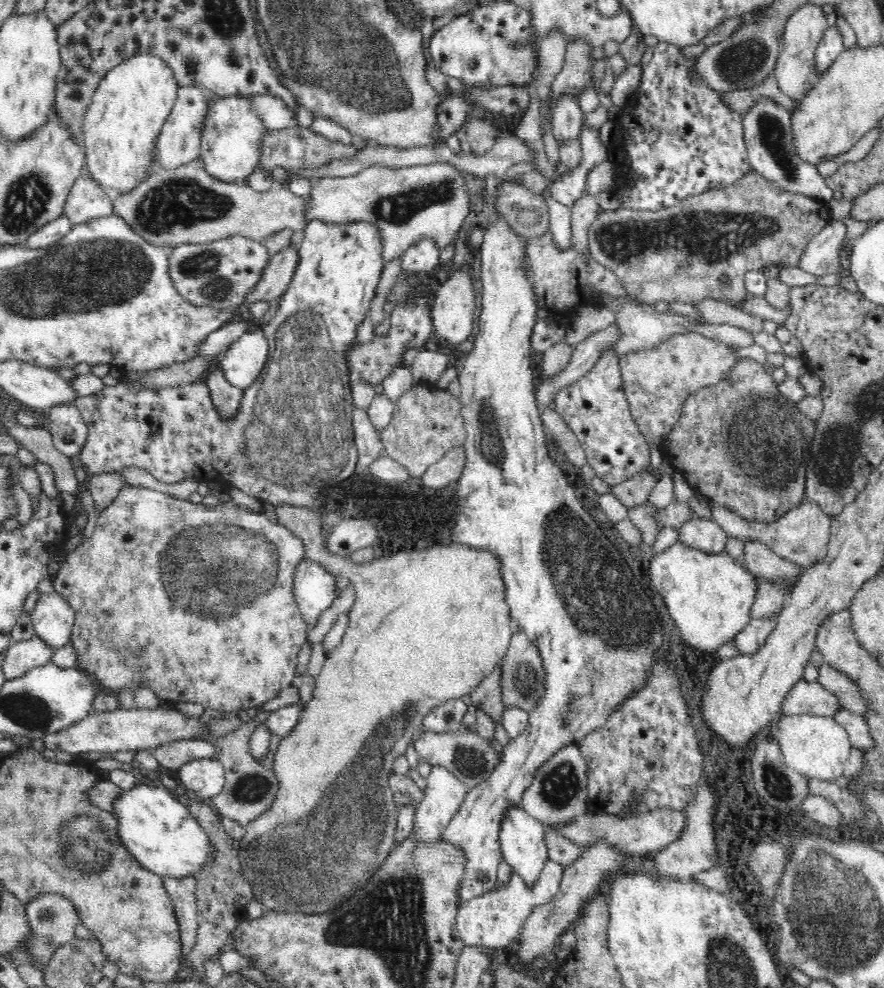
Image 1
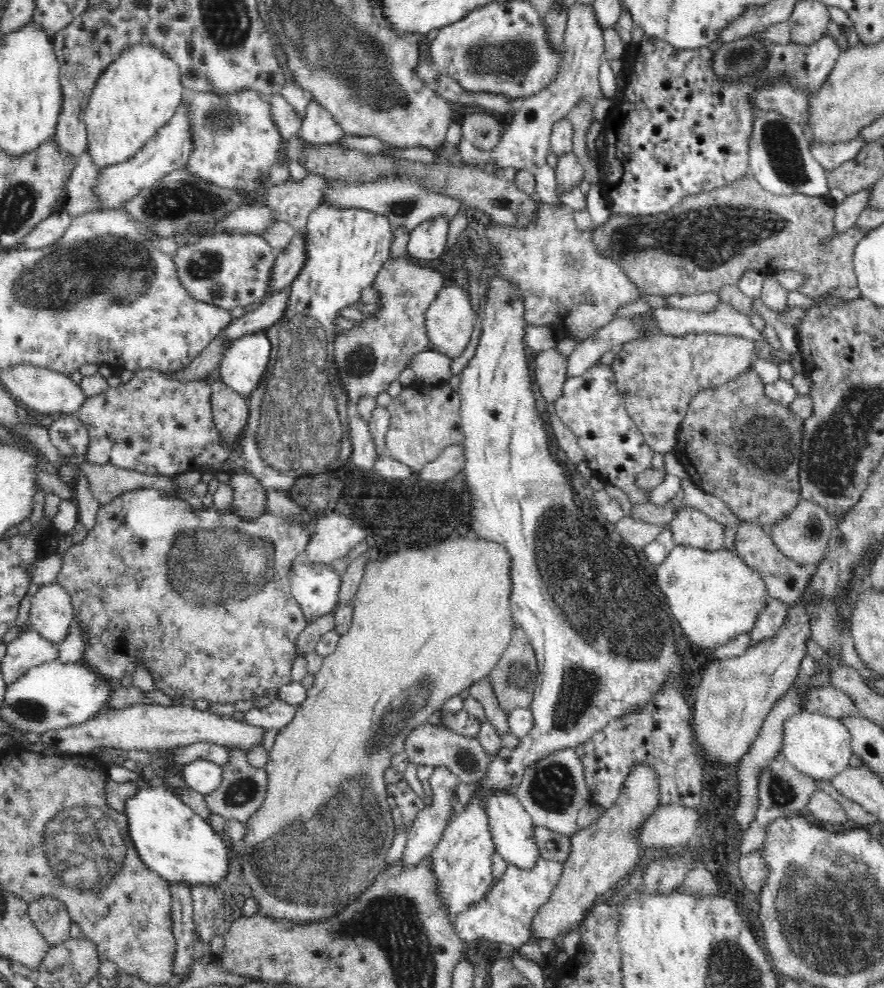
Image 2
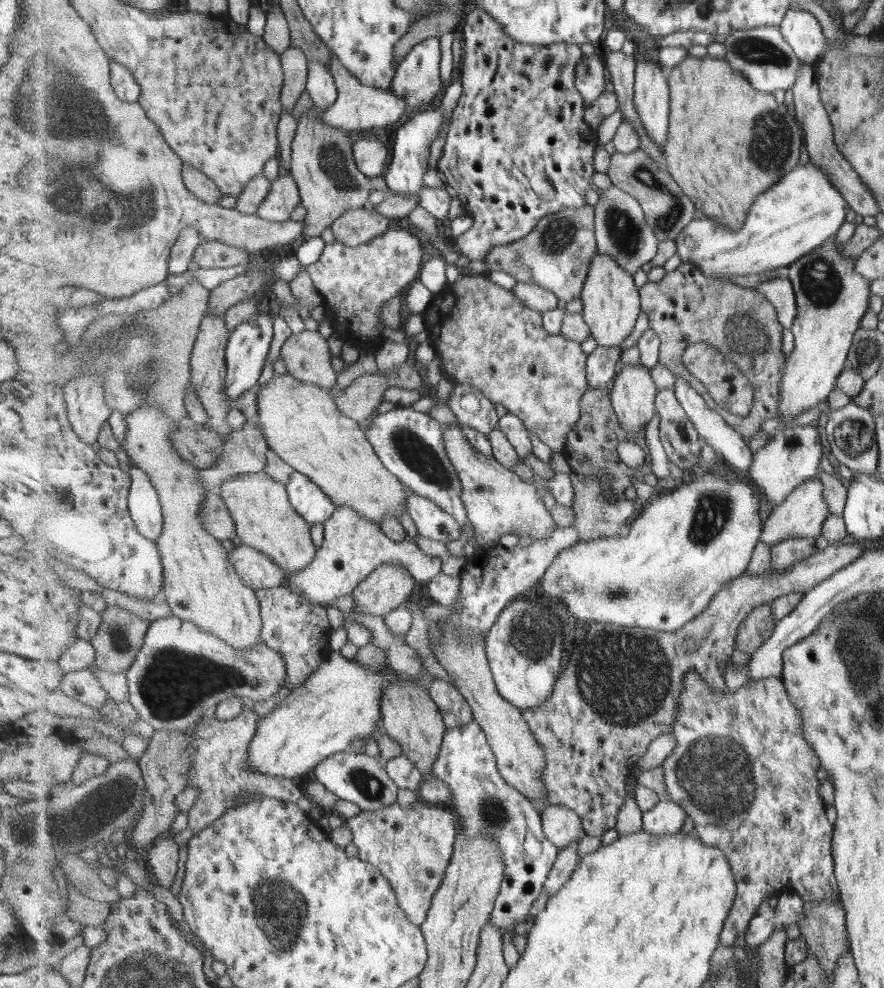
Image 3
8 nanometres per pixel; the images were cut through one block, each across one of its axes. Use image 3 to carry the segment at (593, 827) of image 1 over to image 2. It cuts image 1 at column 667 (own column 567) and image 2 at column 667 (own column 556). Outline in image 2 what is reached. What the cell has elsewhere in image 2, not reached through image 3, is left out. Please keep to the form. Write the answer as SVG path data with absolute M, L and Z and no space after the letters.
M661 805L640 830L640 845L688 846L697 839L702 816L696 807Z

